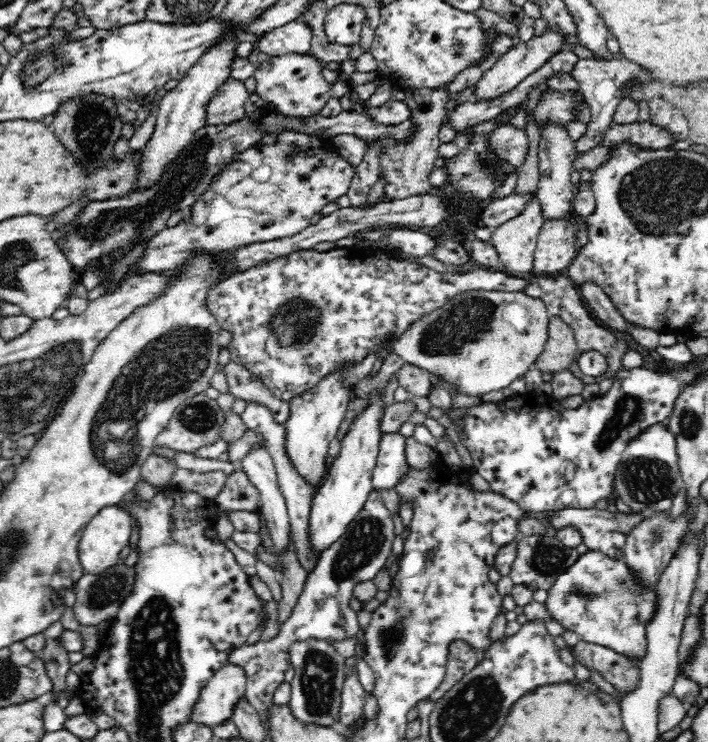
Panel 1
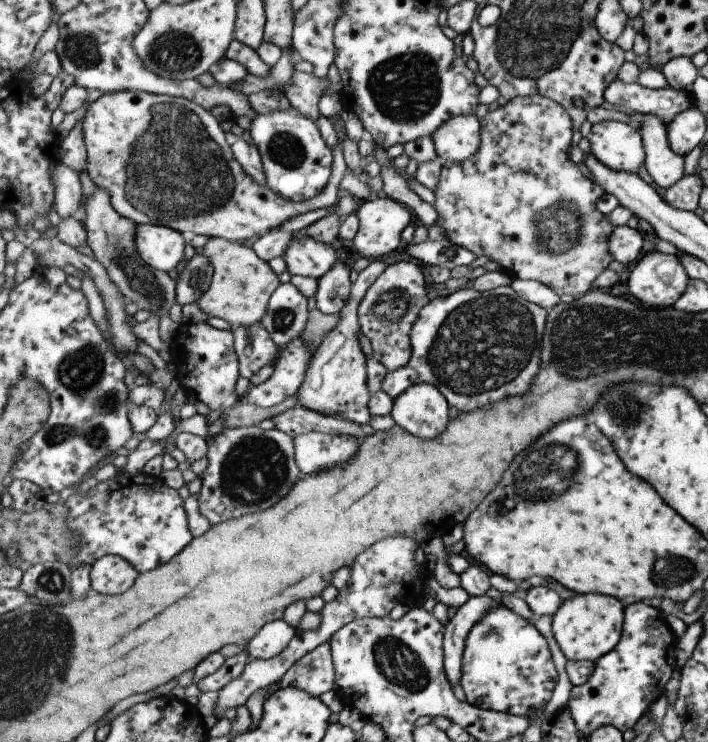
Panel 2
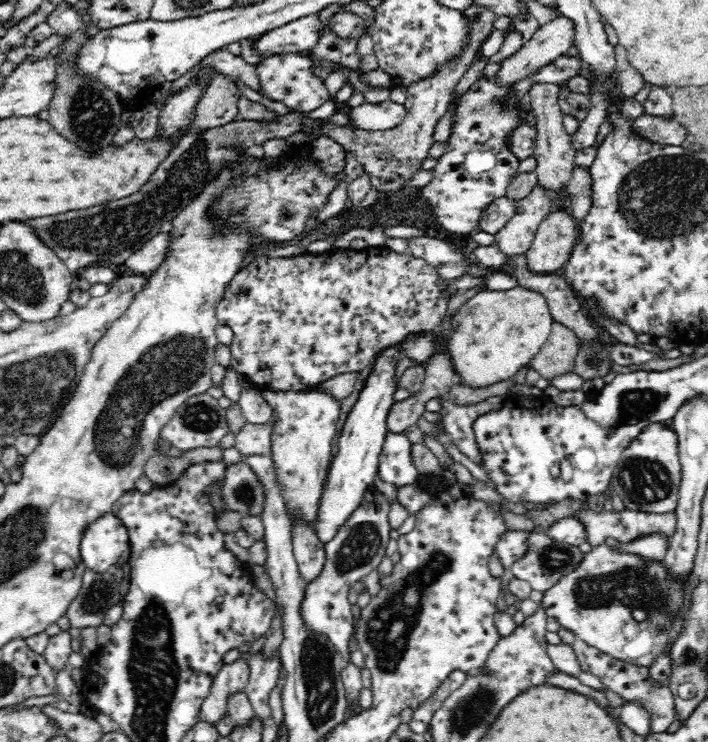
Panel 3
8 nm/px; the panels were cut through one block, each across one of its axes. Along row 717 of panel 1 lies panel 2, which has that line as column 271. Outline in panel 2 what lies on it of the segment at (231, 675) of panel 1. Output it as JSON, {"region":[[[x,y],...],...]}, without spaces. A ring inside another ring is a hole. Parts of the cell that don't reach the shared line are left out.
{"region":[[[123,90],[104,94],[92,103],[83,118],[87,171],[95,185],[110,191],[115,210],[137,225],[163,225],[174,227],[182,233],[221,237],[248,244],[299,214],[325,207],[332,210],[336,206],[342,195],[339,182],[348,169],[341,144],[344,137],[343,122],[337,116],[327,117],[332,126],[335,125],[337,136],[333,148],[331,180],[321,194],[303,202],[288,201],[279,197],[269,186],[259,186],[259,182],[255,182],[235,158],[231,150],[232,140],[217,118],[198,103],[173,95]]]}

